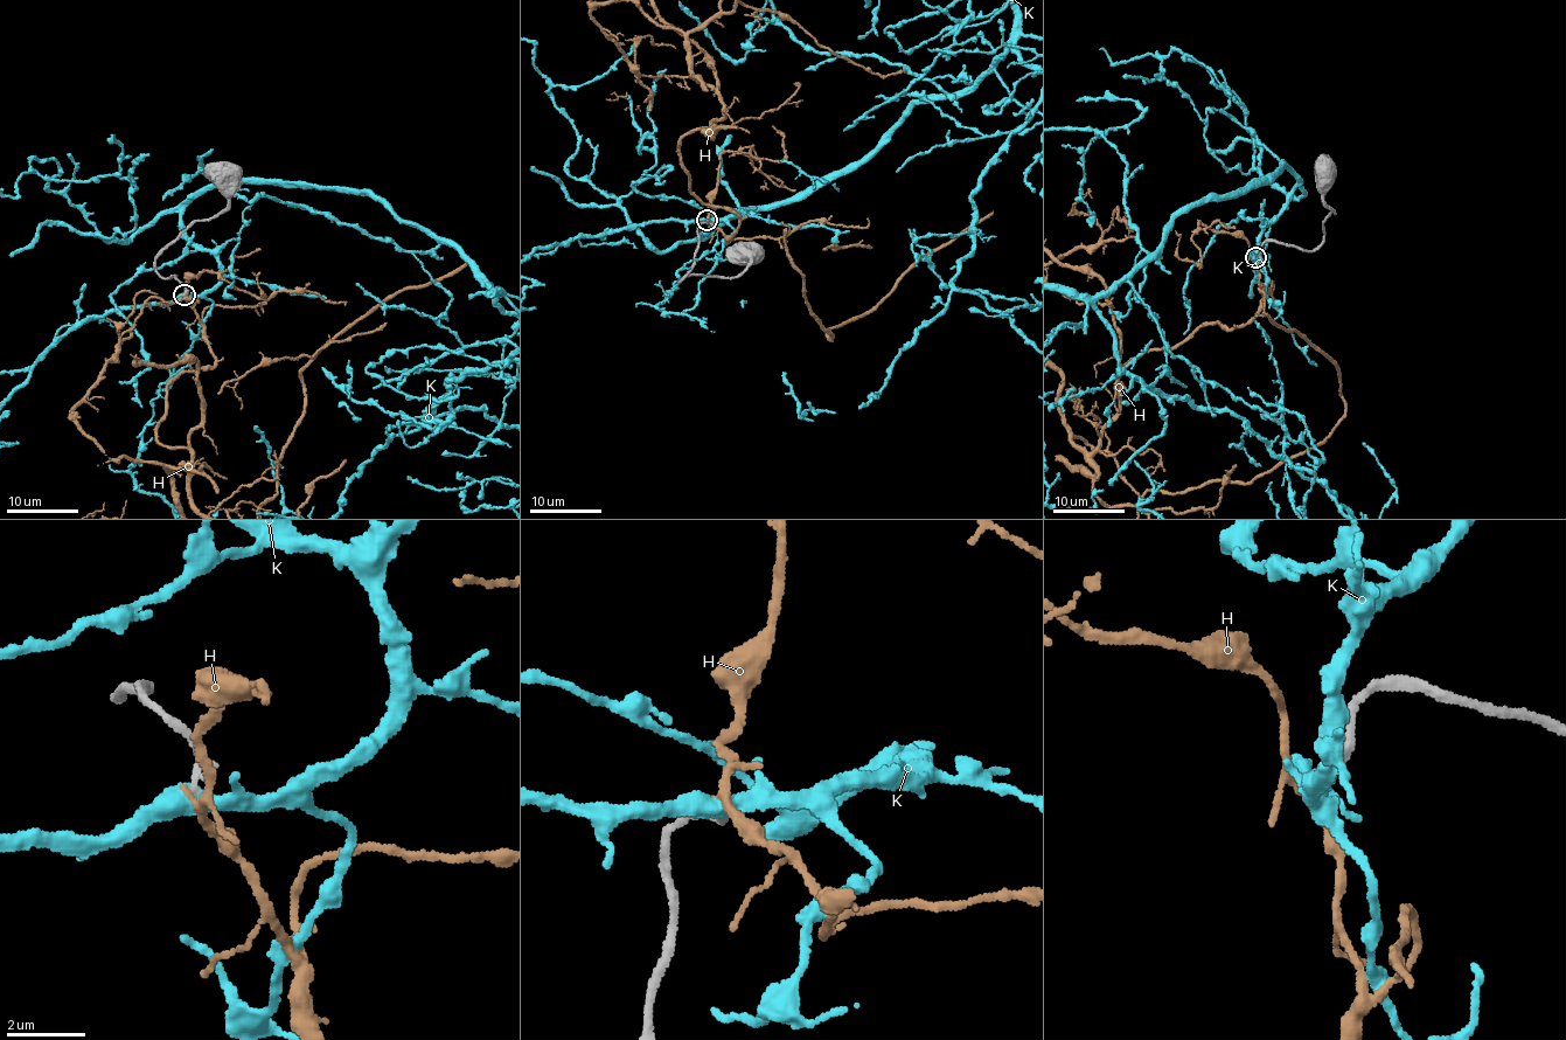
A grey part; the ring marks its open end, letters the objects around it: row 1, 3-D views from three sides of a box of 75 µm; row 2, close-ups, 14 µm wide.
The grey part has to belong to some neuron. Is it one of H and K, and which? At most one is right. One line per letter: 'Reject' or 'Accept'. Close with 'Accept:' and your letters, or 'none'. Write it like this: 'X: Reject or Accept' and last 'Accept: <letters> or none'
H: Reject
K: Reject
Accept: none

